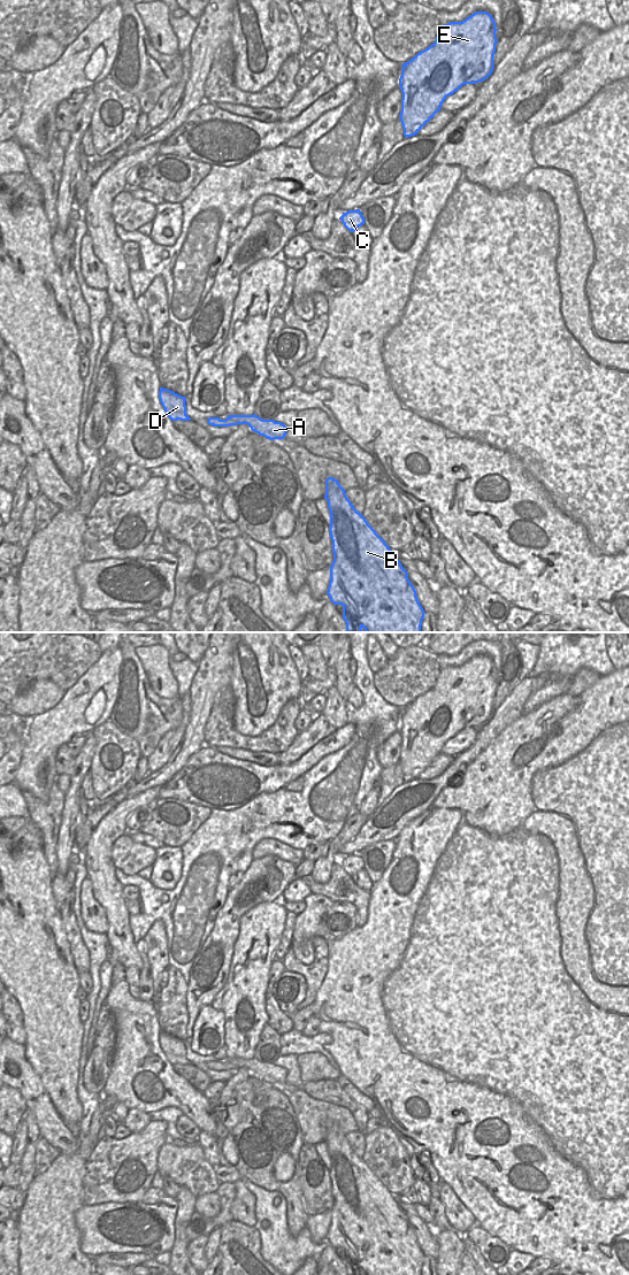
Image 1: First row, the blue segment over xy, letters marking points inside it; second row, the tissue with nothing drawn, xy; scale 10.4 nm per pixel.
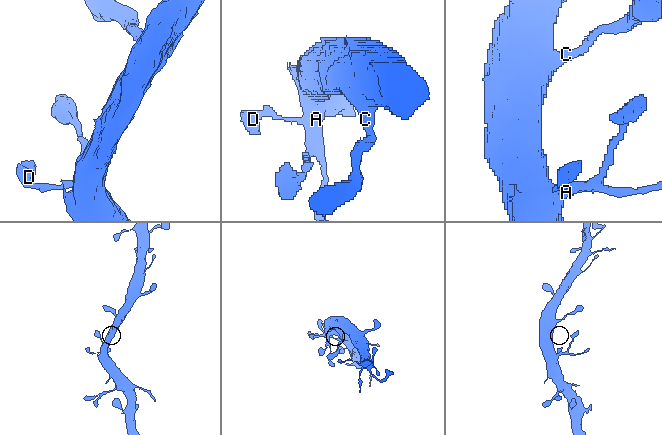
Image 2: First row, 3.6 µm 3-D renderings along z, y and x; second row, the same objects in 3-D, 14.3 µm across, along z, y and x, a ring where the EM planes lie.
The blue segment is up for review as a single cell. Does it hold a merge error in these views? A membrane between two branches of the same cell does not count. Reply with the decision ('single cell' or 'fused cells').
single cell

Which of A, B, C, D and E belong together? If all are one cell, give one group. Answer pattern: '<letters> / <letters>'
A B C D E

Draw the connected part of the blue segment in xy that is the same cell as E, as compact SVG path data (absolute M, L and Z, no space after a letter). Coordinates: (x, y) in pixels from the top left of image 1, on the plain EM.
M475 655L462 666L440 670L434 688L402 707L399 731L402 737L399 763L405 782L415 779L436 756L444 744L465 728L486 723L493 714L496 667L486 655Z

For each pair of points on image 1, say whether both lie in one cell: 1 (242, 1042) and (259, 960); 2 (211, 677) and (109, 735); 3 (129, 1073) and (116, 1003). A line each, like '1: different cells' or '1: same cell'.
1: same cell
2: different cells
3: same cell

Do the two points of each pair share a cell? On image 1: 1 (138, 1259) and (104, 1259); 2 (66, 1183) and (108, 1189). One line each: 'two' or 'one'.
1: one
2: two

